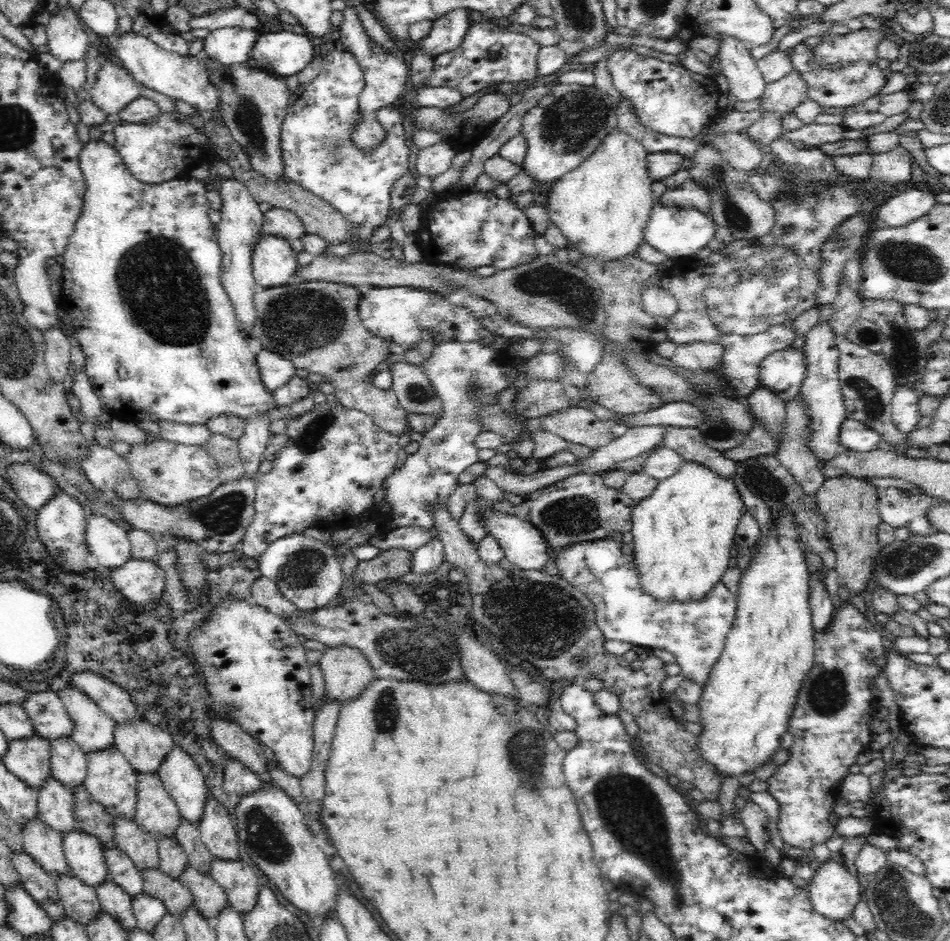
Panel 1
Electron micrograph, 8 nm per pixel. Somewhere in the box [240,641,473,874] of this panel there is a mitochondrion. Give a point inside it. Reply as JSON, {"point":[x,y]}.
{"point":[262,834]}

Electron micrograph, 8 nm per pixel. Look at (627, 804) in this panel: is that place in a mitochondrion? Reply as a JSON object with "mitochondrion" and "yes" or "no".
{"mitochondrion":"yes"}

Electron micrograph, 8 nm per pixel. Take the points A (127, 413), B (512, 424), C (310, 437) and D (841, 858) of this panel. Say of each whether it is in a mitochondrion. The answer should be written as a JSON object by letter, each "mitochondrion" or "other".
{"A":"other","B":"other","C":"mitochondrion","D":"other"}

